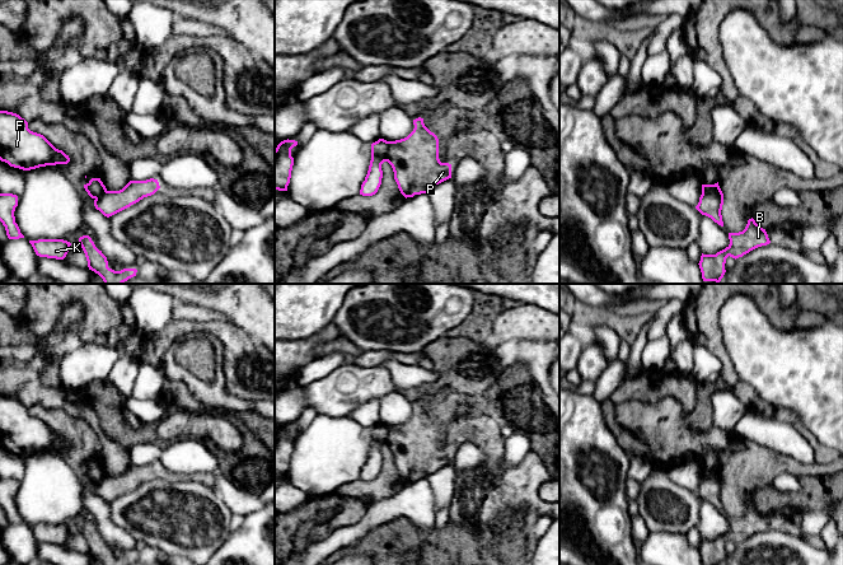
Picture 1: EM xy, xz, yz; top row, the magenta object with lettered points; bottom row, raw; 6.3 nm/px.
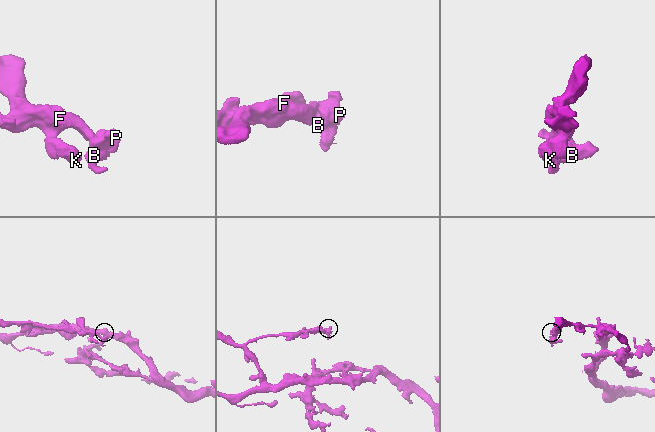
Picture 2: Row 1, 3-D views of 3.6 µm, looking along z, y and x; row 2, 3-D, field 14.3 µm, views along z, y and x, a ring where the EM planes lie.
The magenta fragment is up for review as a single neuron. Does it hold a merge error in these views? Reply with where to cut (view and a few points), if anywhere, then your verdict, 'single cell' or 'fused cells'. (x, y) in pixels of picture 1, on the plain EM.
xz (388, 426), (385, 446) | fused cells

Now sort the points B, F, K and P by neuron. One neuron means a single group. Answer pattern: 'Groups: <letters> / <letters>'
Groups: B P / F K

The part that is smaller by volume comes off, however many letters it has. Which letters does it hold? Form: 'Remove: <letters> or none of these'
Remove: B, P

